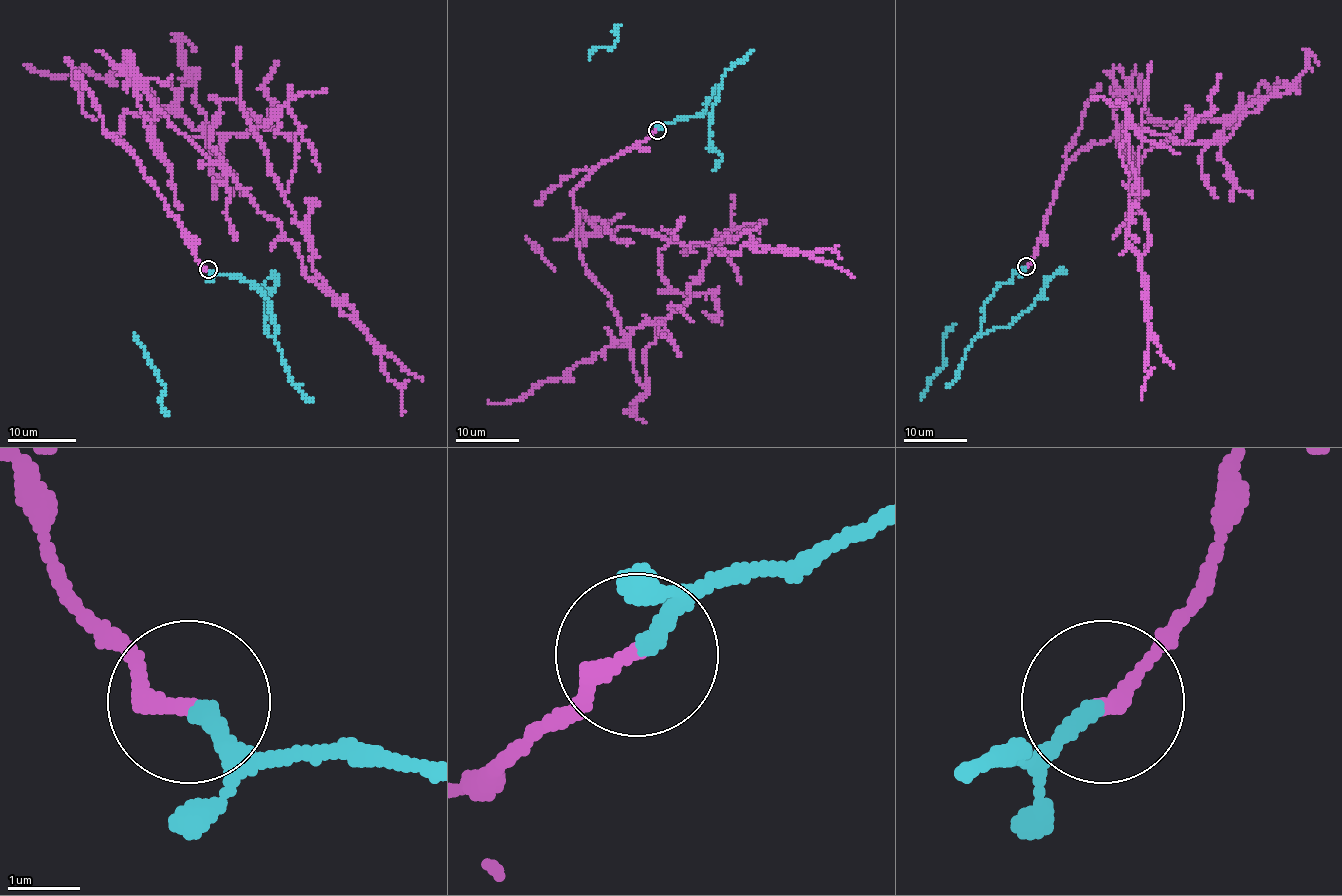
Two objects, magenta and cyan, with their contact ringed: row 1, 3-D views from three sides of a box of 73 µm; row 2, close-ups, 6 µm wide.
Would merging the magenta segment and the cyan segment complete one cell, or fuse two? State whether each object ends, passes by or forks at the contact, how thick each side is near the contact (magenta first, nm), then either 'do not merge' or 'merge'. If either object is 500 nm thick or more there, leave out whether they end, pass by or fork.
magenta ends there; cyan ends there; 240 nm thick on the magenta side, 240 nm on the other; do not merge

